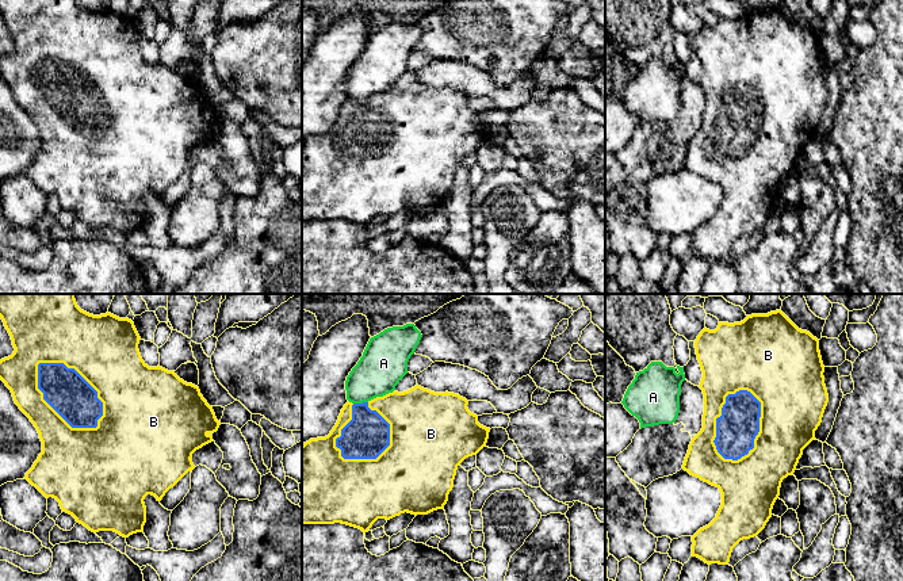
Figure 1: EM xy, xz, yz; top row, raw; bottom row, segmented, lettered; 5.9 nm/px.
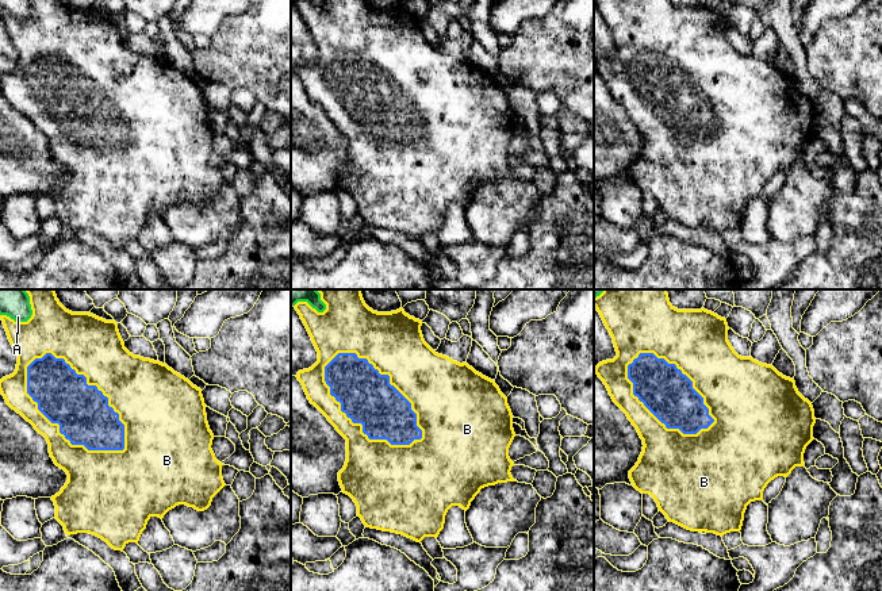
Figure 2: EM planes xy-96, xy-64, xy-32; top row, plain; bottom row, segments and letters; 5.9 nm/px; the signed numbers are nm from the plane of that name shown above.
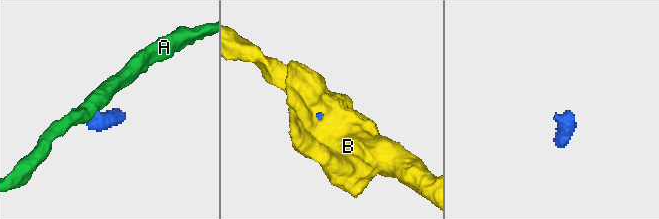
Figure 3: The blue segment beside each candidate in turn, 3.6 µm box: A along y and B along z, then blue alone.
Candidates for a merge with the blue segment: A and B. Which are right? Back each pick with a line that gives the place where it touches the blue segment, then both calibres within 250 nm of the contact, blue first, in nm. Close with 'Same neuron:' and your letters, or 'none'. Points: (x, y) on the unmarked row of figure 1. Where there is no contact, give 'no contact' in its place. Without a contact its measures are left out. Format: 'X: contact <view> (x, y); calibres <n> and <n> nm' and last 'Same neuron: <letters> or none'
B: contact xy (52, 103); calibres 260 and 260 nm
Same neuron: B

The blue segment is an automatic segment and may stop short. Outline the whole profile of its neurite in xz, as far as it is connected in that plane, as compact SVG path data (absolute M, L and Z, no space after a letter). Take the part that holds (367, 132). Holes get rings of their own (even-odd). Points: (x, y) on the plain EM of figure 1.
M414 83L408 88L393 88L383 93L376 93L368 99L347 99L341 106L338 116L330 130L325 134L310 135L302 141L302 221L334 221L341 219L361 226L364 230L378 215L390 217L401 210L428 211L443 206L448 198L448 191L454 184L458 163L468 153L477 152L486 144L490 125L478 119L478 112L467 104L468 98L454 89L435 89L421 83Z

